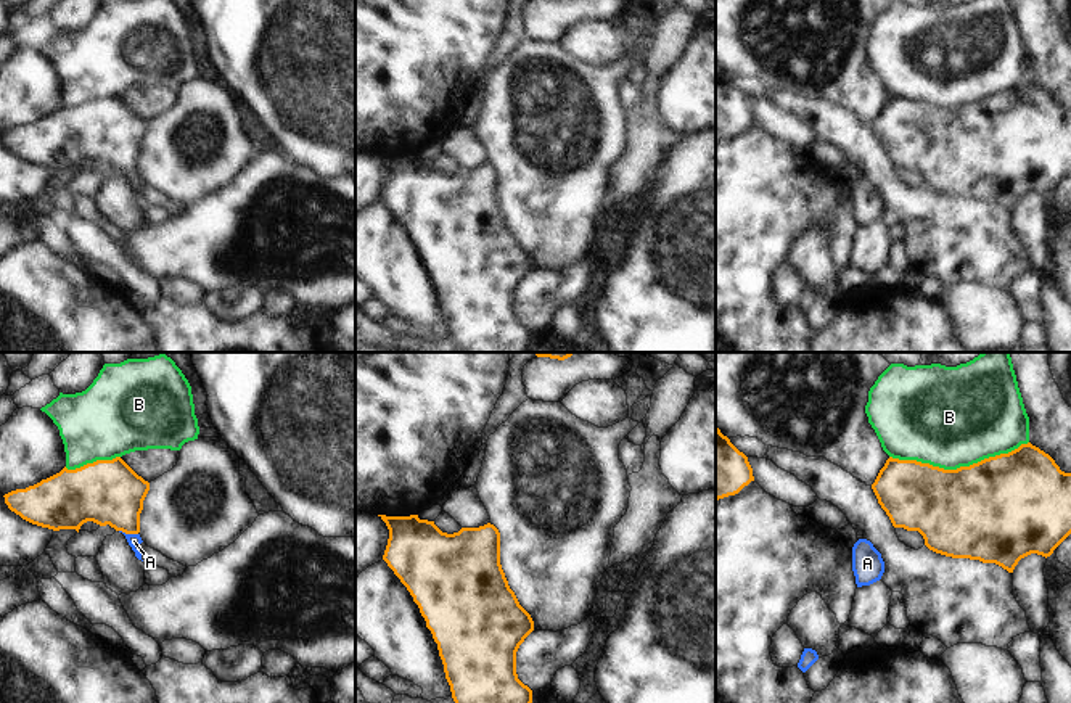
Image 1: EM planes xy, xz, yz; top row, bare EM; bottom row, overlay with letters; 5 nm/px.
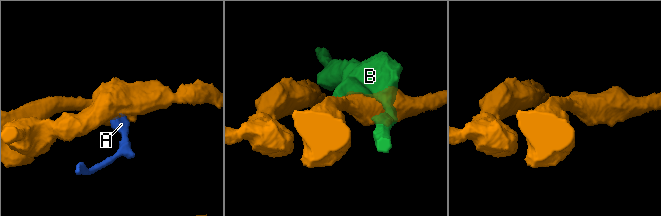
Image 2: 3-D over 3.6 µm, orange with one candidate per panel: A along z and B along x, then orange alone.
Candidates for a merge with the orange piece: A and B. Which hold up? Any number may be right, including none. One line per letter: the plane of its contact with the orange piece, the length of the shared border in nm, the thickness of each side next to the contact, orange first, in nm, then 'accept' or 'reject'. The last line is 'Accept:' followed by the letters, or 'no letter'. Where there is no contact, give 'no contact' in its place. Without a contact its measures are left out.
A: contact in xy; length 100 nm; calibres 320 and 70 nm; accept
B: contact in yz; length 700 nm; calibres 480 and 500 nm; reject
Accept: A

